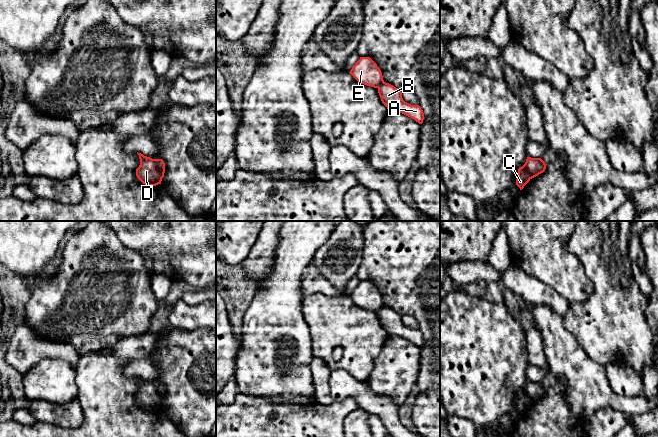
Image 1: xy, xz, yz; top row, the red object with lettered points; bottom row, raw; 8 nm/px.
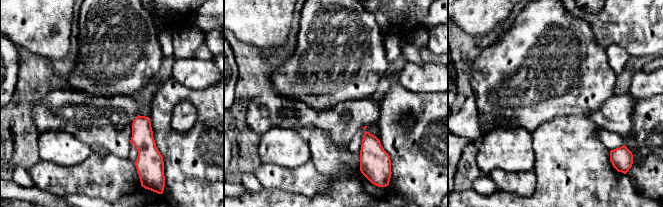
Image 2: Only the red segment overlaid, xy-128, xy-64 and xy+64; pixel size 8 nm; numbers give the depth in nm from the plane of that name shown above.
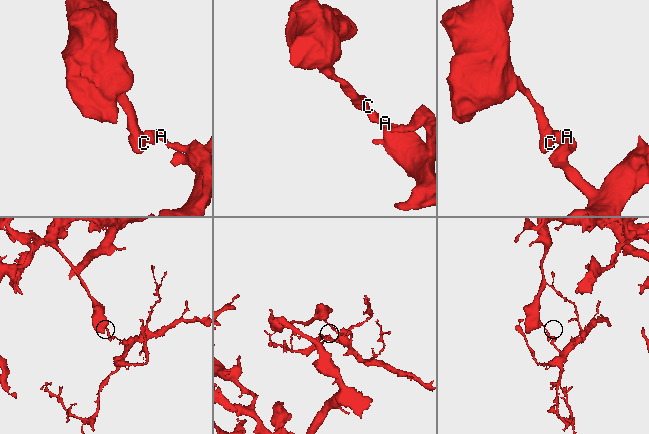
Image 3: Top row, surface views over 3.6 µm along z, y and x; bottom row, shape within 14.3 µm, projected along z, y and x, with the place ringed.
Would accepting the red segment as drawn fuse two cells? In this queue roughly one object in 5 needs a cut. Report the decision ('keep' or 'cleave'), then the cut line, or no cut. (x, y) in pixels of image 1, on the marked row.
cleave; cut in xy along (155, 159), (162, 177)

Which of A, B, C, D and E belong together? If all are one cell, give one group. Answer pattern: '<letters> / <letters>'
A B / C D E

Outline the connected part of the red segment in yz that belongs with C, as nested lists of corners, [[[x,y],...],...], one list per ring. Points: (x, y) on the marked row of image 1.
[[[524,164],[522,167],[518,169],[518,177],[516,179],[516,185],[522,190],[524,186],[530,181],[530,174],[526,169],[526,165]]]

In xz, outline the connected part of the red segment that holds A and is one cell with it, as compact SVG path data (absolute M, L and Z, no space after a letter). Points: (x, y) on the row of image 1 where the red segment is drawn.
M383 82L378 87L378 93L382 103L388 110L398 111L419 124L423 123L424 113L419 105L411 105L405 102L402 98L402 92L393 85Z

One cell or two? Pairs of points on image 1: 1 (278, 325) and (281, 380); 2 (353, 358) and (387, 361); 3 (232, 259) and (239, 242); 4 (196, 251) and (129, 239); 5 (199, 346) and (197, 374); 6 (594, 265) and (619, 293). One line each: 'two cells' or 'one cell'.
1: one cell
2: two cells
3: one cell
4: one cell
5: one cell
6: one cell

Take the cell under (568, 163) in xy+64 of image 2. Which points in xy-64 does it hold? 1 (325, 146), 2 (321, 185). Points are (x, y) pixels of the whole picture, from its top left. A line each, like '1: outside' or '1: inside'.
1: inside
2: outside

